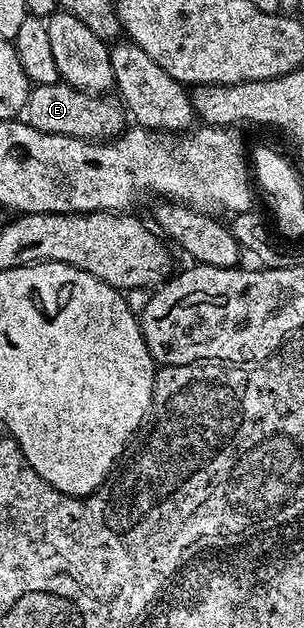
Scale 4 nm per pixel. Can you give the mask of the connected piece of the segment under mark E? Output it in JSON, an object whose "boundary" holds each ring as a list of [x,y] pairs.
{"boundary":[[[63,81],[33,86],[28,93],[28,100],[22,112],[23,122],[30,124],[42,133],[65,135],[75,139],[94,139],[107,141],[116,138],[125,130],[126,111],[115,98],[105,97],[100,93],[79,91]]]}

